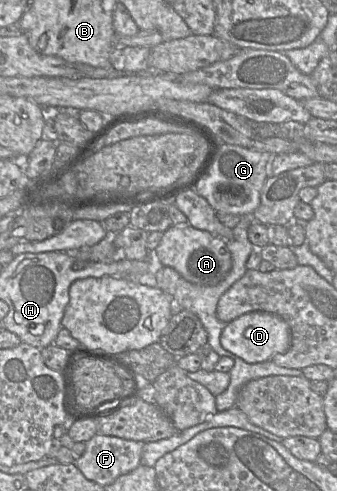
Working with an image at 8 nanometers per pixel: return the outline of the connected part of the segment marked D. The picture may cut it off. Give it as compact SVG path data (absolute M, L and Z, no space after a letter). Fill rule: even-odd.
M253 311L228 322L221 333L220 342L226 350L244 361L258 363L271 360L275 354L286 353L291 346L291 331L282 317L270 312Z

